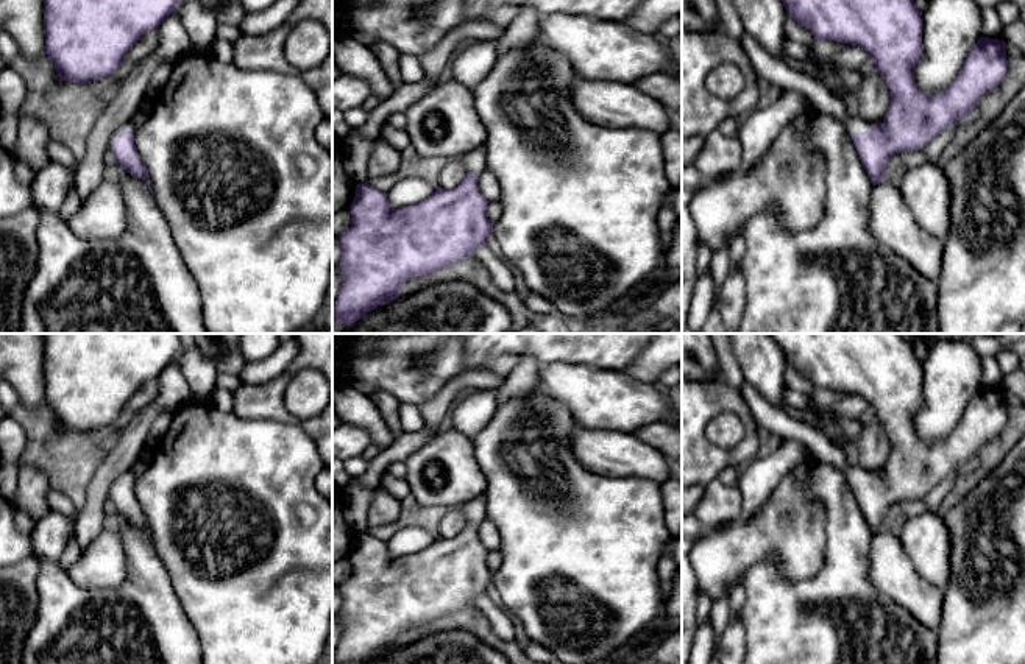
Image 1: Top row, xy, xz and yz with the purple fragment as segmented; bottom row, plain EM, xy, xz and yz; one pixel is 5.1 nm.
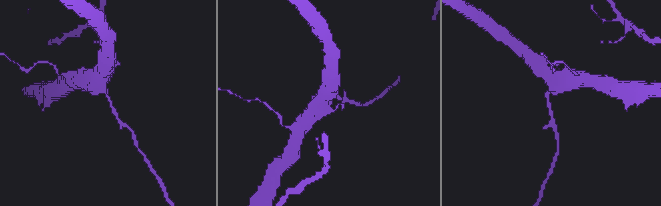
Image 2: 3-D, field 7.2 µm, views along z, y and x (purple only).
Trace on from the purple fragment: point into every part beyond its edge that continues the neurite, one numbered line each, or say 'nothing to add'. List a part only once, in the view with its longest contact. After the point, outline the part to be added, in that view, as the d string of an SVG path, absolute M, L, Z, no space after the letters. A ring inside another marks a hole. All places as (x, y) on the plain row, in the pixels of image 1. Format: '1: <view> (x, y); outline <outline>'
1: xy (128, 474); outline M131 469L123 472L123 474L120 474L119 477L114 479L114 482L109 486L109 493L108 493L109 499L114 499L114 489L119 488L120 482L125 480L125 479L131 480L133 483L136 483L136 475L134 475L134 472Z

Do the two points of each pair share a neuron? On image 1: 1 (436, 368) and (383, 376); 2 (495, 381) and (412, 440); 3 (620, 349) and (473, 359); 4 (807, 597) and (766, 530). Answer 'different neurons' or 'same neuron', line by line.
1: same neuron
2: same neuron
3: same neuron
4: different neurons

